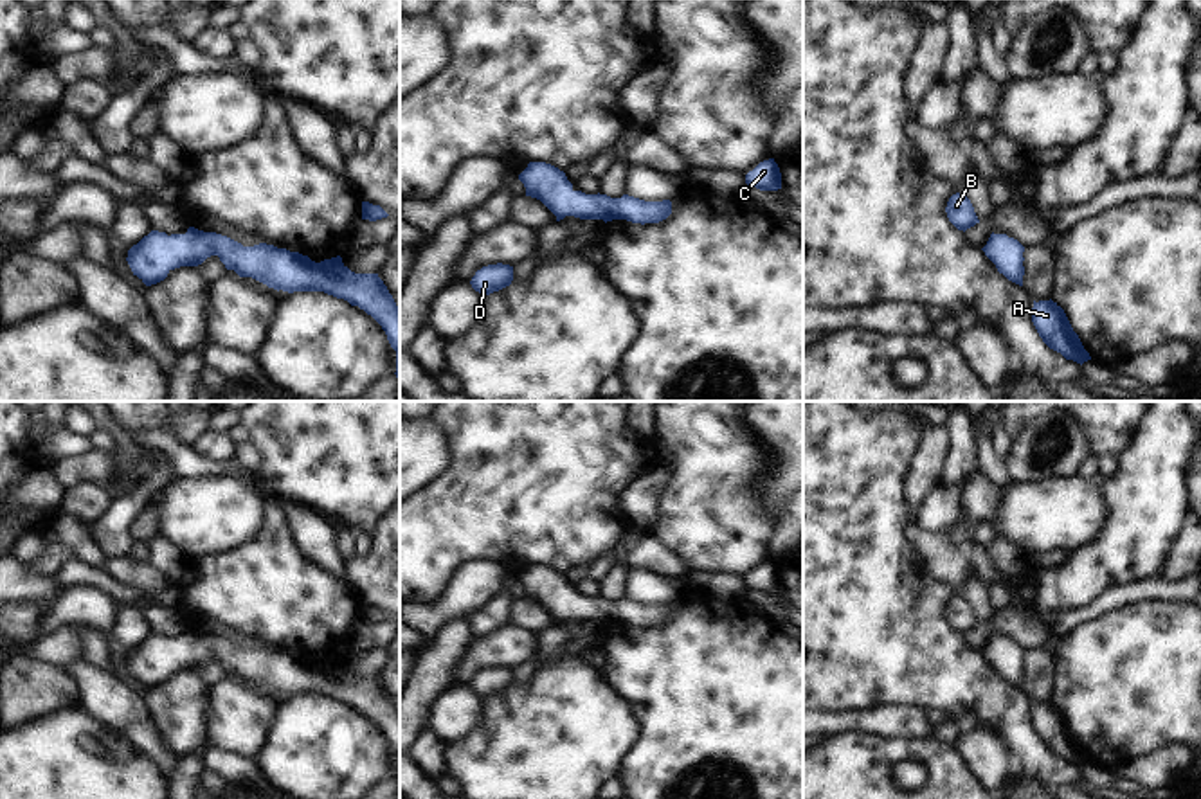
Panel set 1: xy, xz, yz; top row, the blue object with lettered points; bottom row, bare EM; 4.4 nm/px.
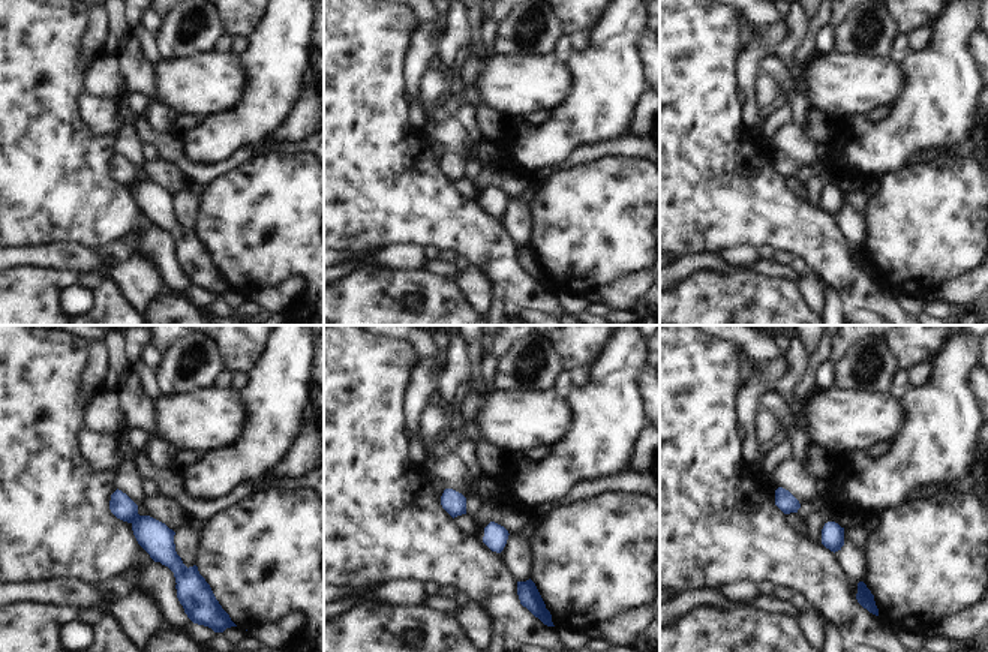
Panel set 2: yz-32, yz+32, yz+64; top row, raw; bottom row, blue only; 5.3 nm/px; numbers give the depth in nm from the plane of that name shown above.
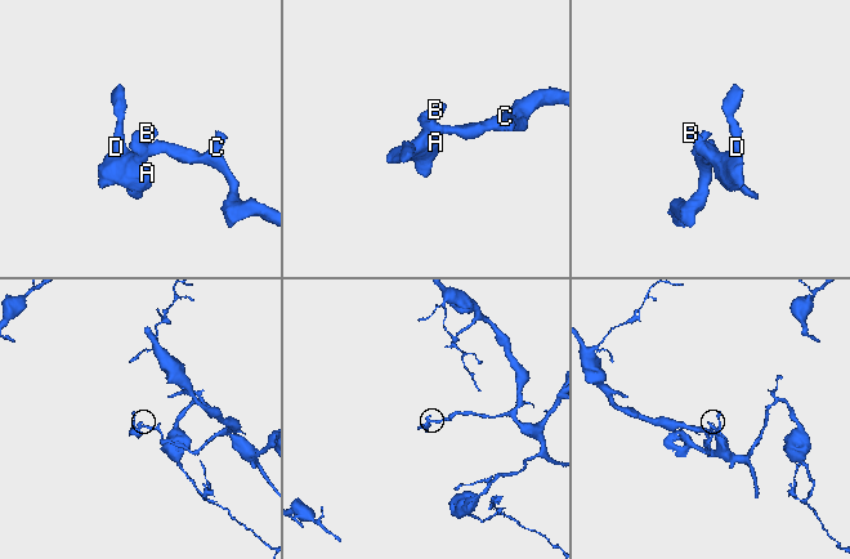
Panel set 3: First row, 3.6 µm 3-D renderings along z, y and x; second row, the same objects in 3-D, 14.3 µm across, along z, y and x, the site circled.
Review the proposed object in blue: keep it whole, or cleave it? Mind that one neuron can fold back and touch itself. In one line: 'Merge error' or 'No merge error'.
No merge error

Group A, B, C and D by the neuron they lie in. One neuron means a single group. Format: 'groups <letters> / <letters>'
groups A B C D

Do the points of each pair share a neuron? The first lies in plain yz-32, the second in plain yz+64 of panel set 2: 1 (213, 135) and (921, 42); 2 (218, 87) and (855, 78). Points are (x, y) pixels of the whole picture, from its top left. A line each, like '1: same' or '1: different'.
1: different
2: same

